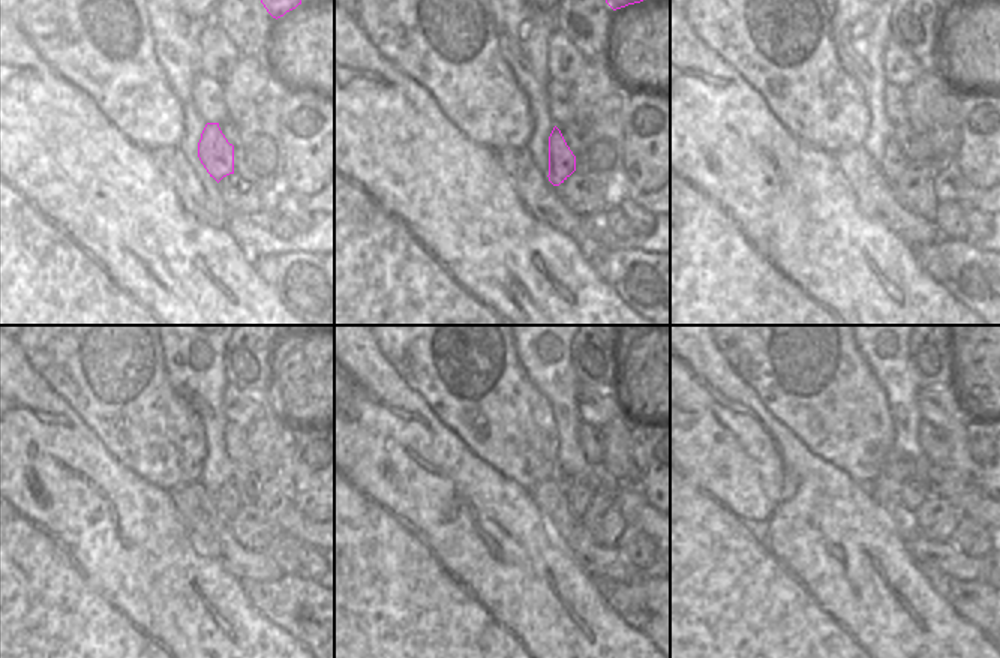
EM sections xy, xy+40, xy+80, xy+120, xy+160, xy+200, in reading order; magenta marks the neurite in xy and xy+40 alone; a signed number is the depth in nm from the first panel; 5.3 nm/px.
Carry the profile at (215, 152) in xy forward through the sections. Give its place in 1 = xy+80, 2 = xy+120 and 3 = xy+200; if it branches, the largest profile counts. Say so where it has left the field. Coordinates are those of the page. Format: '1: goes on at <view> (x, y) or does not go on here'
1: goes on at xy+80 (894, 164)
2: goes on at xy+120 (225, 501)
3: goes on at xy+200 (918, 489)

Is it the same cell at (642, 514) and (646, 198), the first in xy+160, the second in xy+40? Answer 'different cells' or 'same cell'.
same cell

